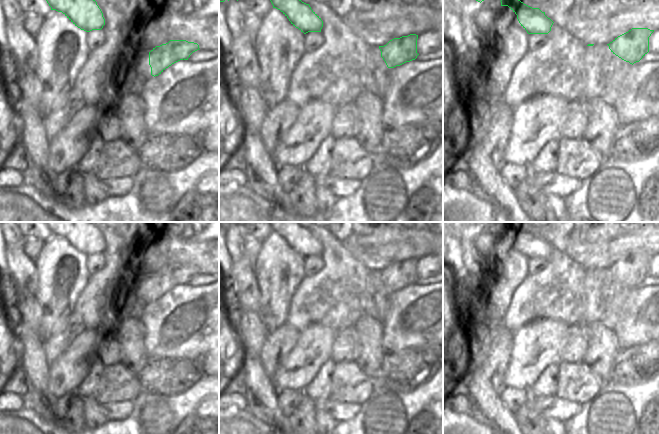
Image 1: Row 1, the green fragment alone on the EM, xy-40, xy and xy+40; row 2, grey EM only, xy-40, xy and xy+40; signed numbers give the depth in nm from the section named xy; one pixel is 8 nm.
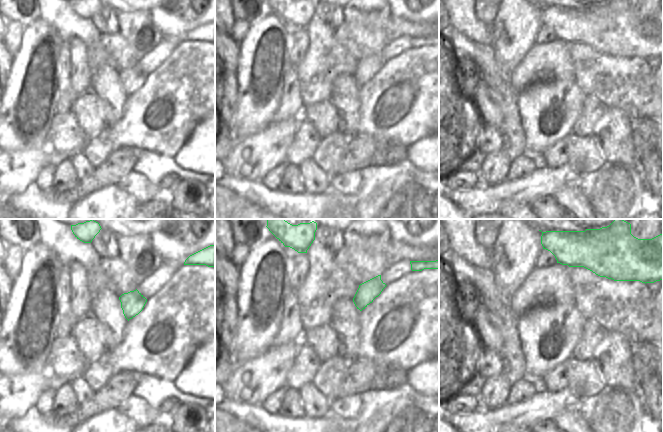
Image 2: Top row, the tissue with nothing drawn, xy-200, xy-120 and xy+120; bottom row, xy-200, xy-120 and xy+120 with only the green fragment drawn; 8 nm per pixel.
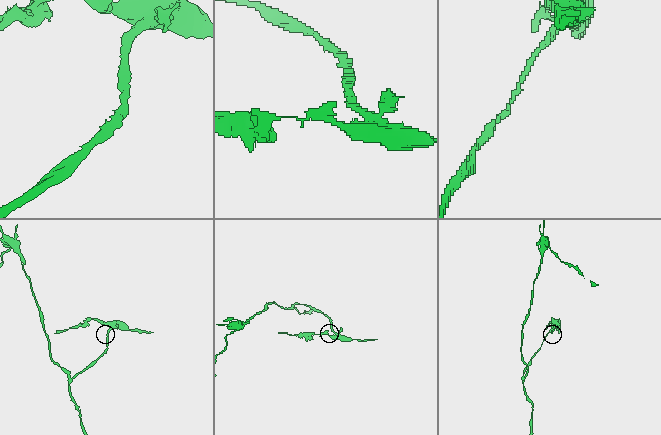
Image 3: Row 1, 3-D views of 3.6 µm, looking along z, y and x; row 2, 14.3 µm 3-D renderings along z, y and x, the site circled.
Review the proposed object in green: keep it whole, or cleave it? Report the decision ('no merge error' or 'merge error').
merge error

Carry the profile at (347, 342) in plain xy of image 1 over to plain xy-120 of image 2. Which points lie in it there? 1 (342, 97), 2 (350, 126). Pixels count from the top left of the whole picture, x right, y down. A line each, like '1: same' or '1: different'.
1: different
2: different

